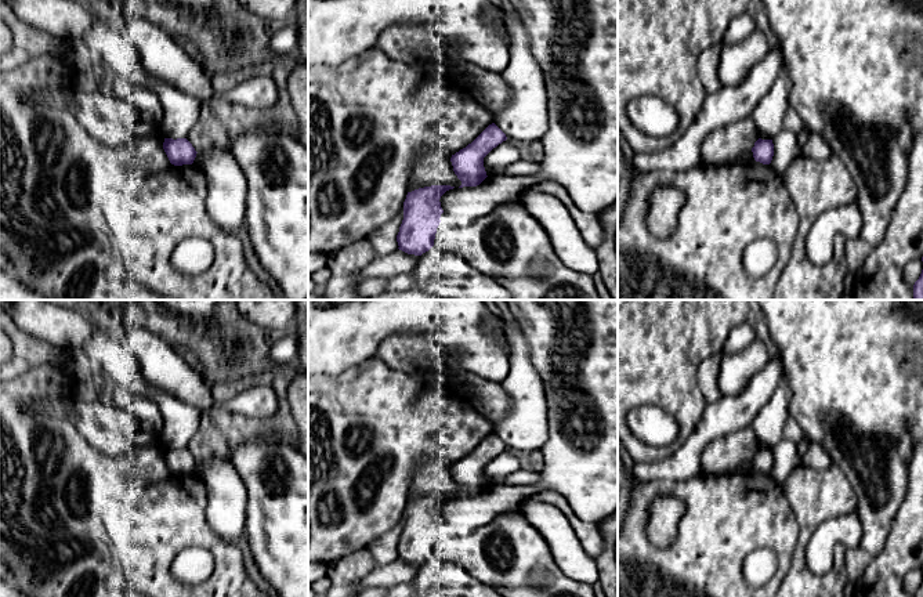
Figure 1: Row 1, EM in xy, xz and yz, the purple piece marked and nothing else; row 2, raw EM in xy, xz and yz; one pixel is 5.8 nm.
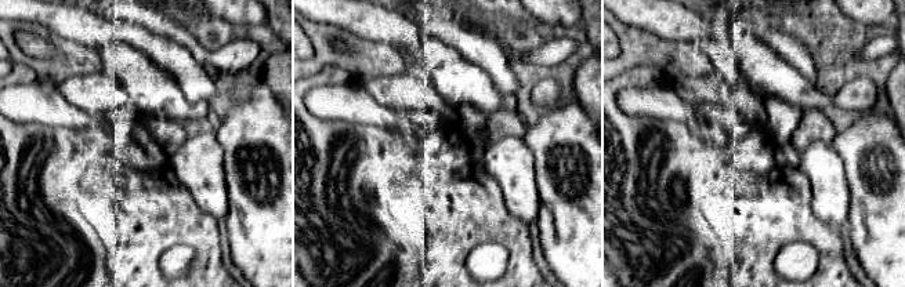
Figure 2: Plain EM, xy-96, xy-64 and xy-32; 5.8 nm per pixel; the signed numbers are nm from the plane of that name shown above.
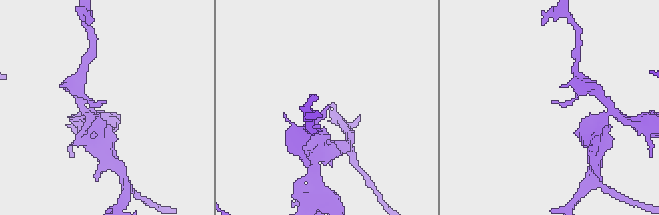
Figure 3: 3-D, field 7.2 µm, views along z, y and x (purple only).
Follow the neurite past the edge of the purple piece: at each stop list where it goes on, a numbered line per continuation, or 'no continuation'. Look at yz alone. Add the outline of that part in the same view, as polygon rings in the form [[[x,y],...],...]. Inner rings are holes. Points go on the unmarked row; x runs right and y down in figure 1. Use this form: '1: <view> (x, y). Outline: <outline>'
no continuation

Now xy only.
no continuation

